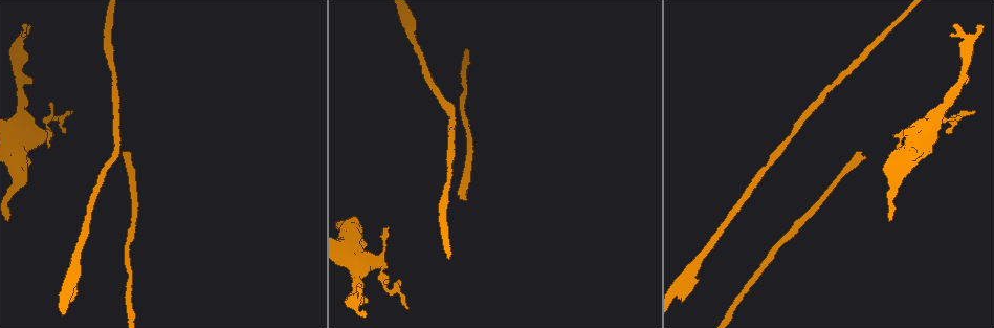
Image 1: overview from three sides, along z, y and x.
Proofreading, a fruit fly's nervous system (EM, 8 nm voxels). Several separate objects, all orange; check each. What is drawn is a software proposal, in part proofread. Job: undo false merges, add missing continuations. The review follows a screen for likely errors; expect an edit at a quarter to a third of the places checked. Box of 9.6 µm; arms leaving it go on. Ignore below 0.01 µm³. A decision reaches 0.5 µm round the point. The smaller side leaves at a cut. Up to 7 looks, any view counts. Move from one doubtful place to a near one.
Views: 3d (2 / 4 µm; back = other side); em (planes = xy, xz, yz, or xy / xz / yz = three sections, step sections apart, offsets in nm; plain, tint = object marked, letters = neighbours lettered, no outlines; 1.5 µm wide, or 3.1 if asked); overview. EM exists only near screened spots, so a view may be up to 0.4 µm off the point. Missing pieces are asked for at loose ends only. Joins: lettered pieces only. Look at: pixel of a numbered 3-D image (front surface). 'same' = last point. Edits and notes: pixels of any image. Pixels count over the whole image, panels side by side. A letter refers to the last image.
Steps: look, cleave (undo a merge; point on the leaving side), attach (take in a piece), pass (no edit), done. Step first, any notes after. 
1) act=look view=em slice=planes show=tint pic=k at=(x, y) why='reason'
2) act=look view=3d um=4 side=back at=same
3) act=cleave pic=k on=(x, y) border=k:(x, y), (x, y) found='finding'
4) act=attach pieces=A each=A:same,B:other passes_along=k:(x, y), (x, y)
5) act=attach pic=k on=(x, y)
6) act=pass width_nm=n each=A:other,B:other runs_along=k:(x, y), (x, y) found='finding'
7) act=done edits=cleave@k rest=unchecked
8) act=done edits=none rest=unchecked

act=look view=em slice=yz step=4 show=tint pic=1 at=(404, 17) why='arms part here'

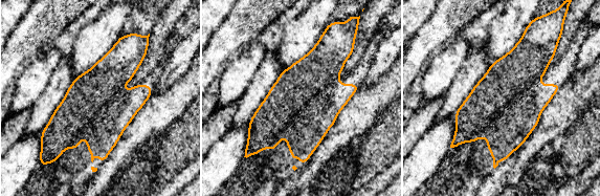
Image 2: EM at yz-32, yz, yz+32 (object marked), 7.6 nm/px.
act=look view=em slice=planes show=tint at=same

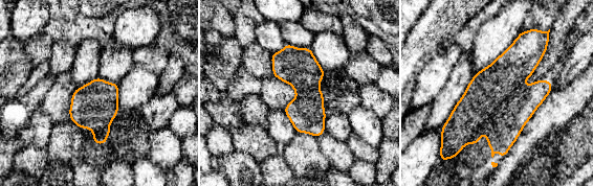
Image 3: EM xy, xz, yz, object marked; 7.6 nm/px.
act=look view=em slice=planes show=letters at=same why='see the neighbours'

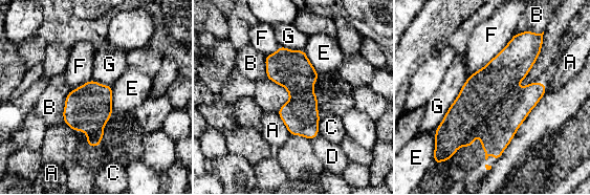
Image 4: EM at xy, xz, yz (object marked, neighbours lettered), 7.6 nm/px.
act=pass longest_contact=F:480nm each=A:other,B:other,C:other,D:other,E:other,F:other,G:other border=4:(69, 91), (65, 99), (62, 120) found='one neuron here'

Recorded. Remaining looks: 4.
act=look view=em slice=planes show=letters pic=1 at=(457, 194) why='long arm stops here'

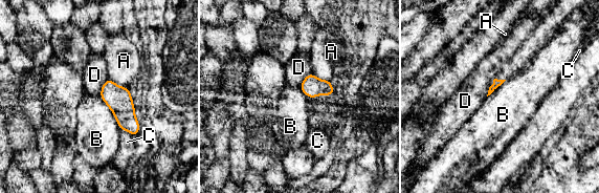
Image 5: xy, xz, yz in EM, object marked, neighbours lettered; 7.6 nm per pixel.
act=pass longest_contact=B:320nm each=A:other,B:other,C:other,D:other border=5:(98, 95), (111, 111), (119, 130) found='none of them fits'

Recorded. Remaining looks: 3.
act=look view=3d um=2 pic=1 at=(45, 136) why='abrupt turn'

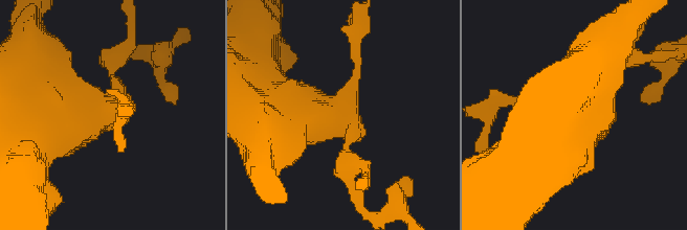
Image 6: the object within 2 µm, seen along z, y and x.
act=look view=em slice=xz step=8 show=plain pic=6 at=(110, 110)

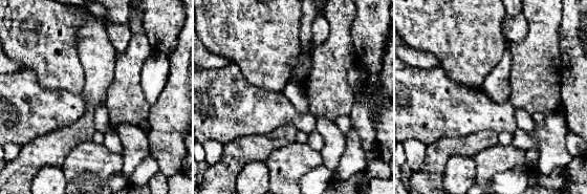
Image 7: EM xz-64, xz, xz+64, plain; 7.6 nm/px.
act=look view=em slice=xz step=8 show=letters at=same why='see the neighbours'

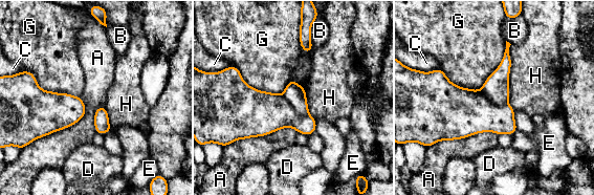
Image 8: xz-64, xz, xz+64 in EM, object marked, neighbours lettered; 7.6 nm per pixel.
act=cleave pic=8 on=(295, 94) each=A:other,B:other,C:other,D:other,E:other,G:other,H:other border=8:(282, 94), (300, 114), (308, 113) found='two neurons meet here'

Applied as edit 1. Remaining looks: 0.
act=done edits=cleave@8 rest=unchecked

